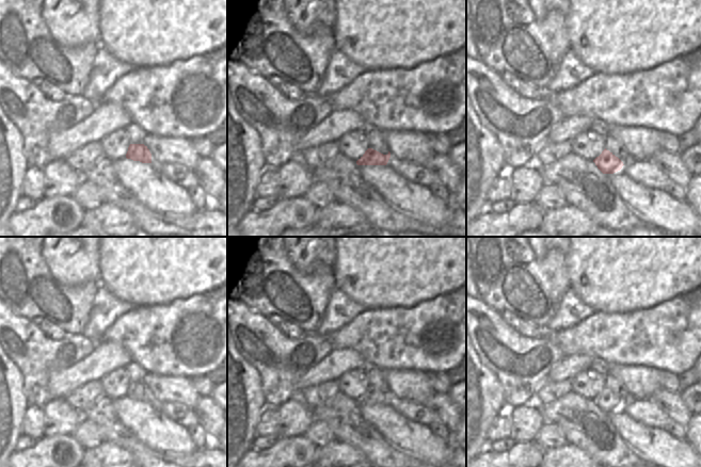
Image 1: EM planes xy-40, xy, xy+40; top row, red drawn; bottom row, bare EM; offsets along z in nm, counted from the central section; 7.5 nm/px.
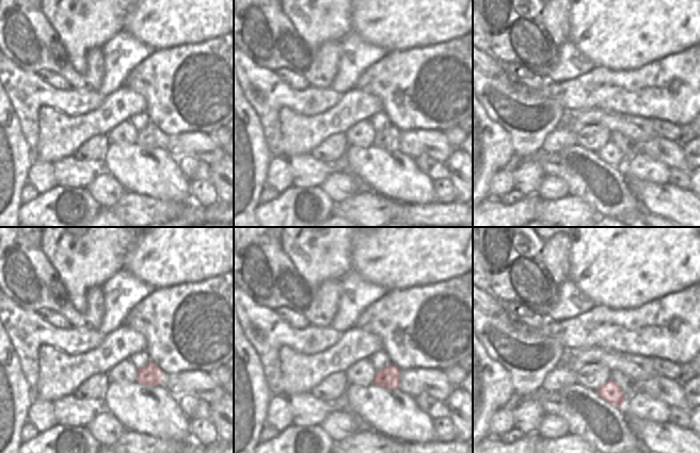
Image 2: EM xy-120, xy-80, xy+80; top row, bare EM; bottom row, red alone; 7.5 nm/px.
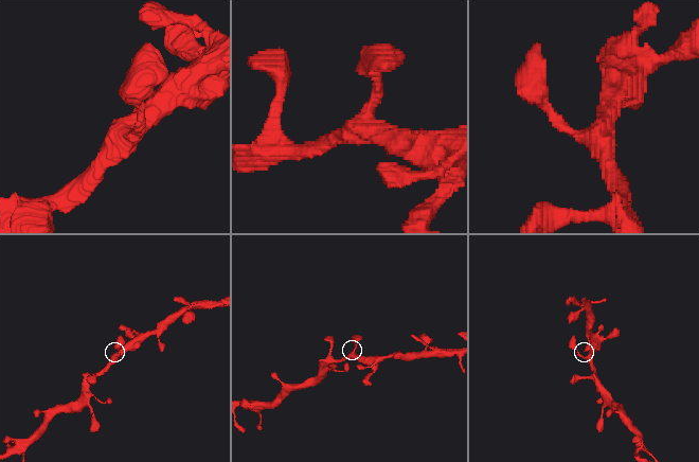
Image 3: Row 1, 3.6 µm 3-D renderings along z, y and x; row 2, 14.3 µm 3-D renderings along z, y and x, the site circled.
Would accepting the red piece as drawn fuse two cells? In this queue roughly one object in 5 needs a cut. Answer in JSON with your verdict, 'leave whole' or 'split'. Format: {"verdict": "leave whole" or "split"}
{"verdict": "leave whole"}

